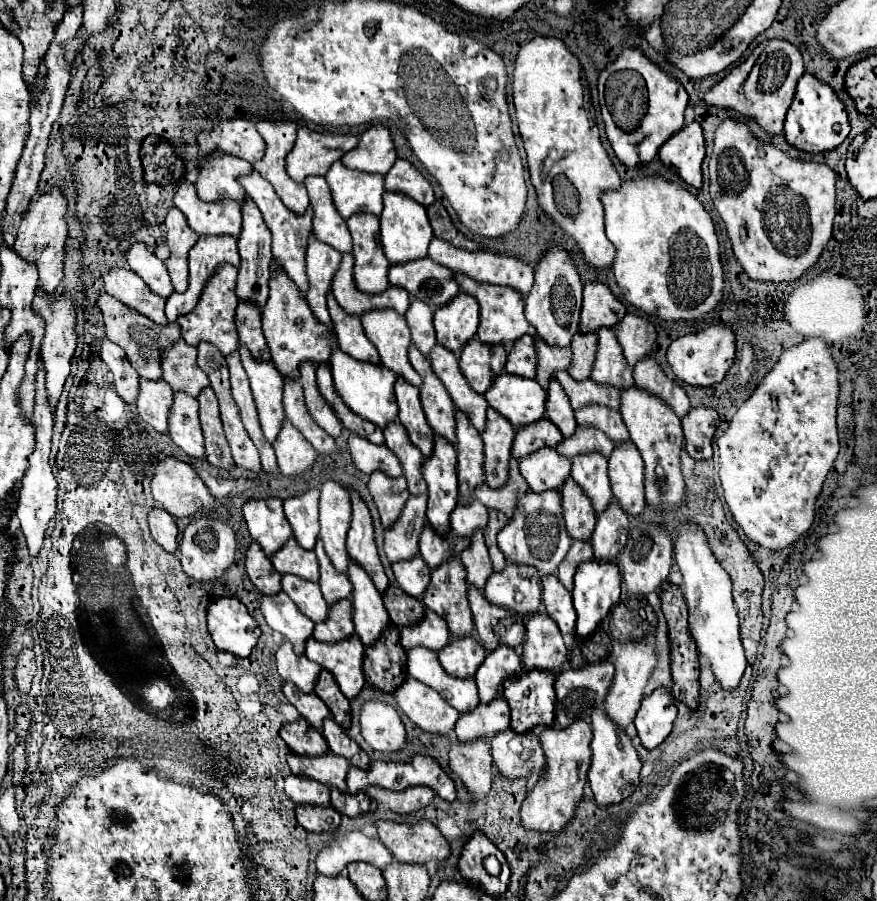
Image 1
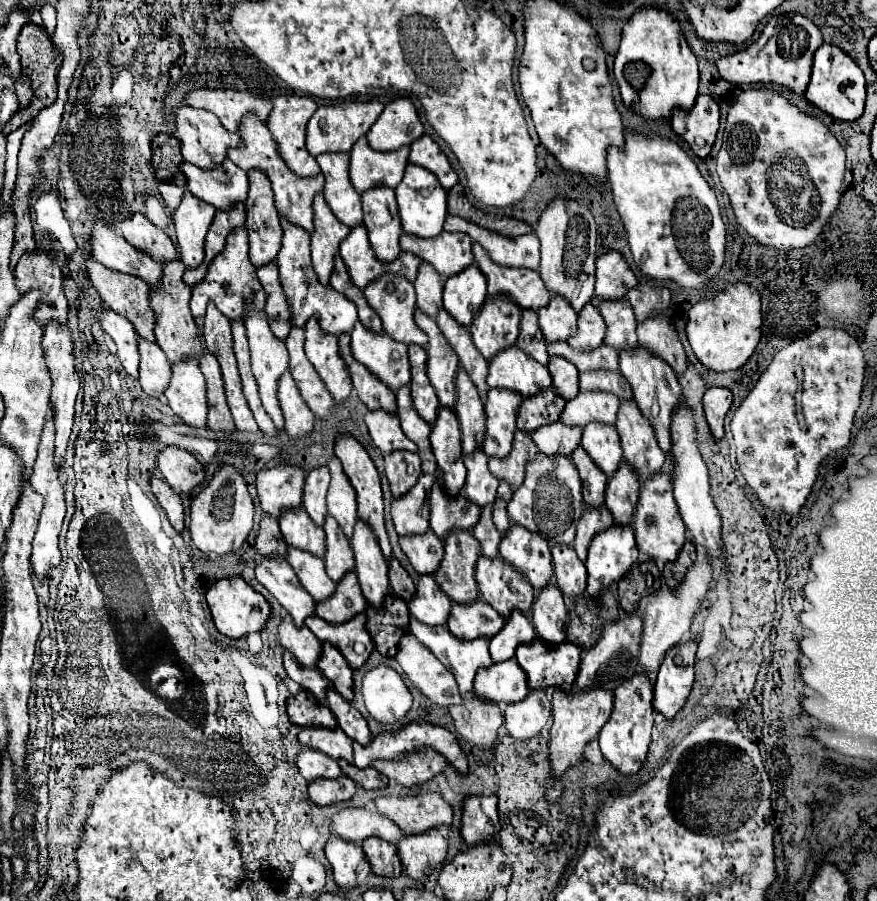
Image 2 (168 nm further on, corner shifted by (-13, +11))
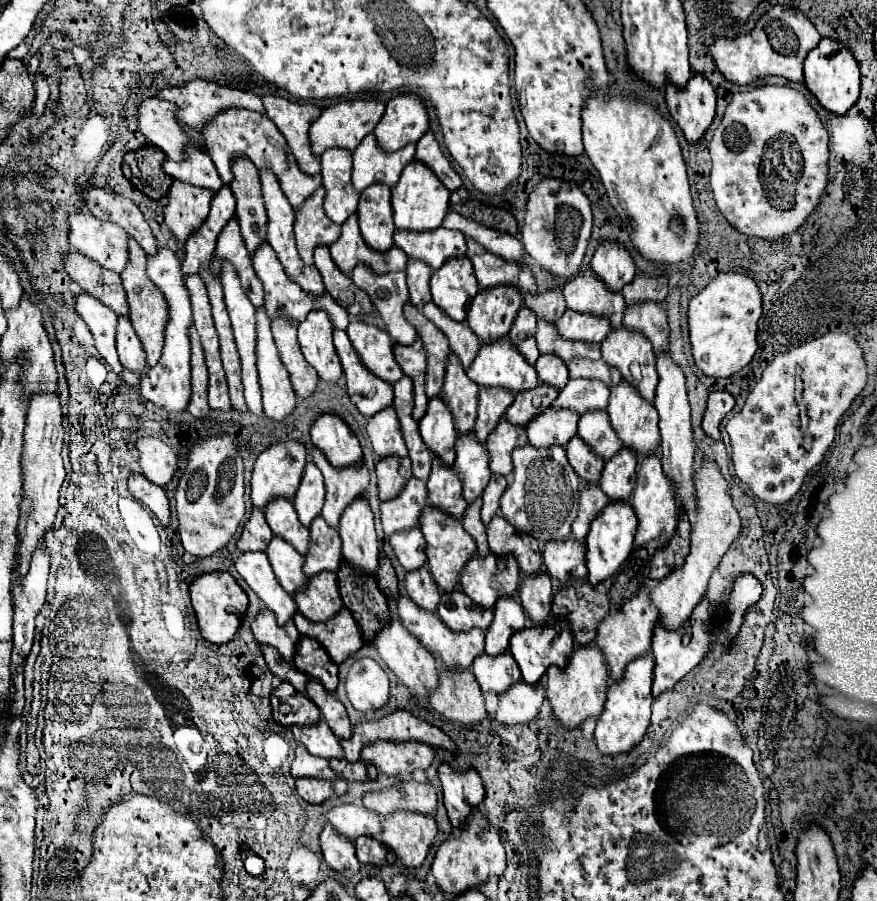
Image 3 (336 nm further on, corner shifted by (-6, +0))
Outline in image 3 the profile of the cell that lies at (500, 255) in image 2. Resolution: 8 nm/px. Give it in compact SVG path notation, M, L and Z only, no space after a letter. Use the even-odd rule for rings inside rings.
M450 210L446 214L442 226L452 228L452 230L460 230L464 236L470 236L476 242L480 242L488 252L492 252L496 256L502 256L510 262L522 260L524 246L516 236L512 236L508 232L486 228L480 222L470 222L470 218L462 218L460 214L454 214L454 210Z

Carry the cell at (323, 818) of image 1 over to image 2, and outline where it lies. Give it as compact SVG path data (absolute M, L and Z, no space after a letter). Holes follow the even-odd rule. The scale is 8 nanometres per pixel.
M341 775L337 779L319 779L309 783L309 799L319 805L333 805L339 801L349 801L355 795L357 785L353 783L353 779Z

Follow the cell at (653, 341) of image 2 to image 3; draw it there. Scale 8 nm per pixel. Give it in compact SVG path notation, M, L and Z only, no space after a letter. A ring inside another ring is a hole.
M640 302L626 306L624 326L630 330L640 330L654 346L656 352L668 350L668 318L666 310L658 302Z

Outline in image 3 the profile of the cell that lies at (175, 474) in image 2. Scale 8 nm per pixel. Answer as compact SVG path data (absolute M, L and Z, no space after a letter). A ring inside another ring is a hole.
M150 436L136 440L134 448L140 452L138 462L142 466L142 474L150 482L164 488L172 480L172 476L178 468L178 458L176 458L174 450L166 442L158 440L158 438L150 438Z

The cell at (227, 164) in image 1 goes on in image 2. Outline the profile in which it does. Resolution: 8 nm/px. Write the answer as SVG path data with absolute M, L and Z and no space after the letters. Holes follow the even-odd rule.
M181 107L177 109L177 139L181 141L181 153L183 159L201 167L201 169L213 169L219 167L219 163L227 157L229 149L241 147L241 137L237 133L227 131L219 119L205 111L205 109L193 109L193 107Z

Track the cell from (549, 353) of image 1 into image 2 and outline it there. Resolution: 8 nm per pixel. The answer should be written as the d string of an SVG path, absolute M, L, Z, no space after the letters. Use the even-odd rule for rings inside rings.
M553 297L545 309L541 309L539 327L547 343L567 341L577 329L577 313L563 297Z

